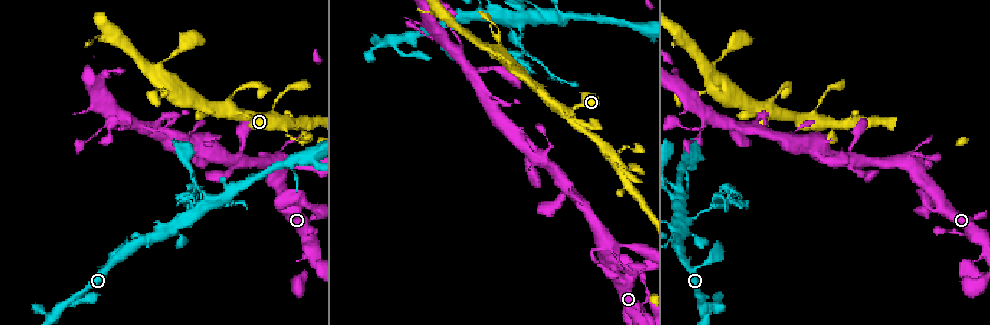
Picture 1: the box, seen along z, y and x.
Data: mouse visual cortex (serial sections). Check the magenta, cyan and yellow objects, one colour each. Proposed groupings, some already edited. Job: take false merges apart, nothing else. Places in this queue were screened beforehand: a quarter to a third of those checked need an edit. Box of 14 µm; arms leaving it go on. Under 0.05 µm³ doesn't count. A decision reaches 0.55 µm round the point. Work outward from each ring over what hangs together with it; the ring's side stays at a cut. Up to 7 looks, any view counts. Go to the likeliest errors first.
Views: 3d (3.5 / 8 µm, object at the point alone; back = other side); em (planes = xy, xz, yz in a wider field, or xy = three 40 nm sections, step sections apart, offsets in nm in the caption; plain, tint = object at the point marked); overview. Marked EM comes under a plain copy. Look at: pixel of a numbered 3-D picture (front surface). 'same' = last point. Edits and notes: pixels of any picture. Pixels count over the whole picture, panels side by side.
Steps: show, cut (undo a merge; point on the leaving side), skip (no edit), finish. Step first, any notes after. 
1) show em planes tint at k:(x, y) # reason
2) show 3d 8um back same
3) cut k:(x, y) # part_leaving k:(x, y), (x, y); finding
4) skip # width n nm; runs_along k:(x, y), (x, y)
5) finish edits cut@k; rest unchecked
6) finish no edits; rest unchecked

show 3d 8um at 1:(477, 14) # sharp bend

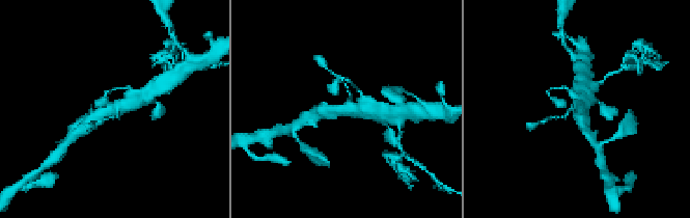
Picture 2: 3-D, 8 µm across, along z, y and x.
show 3d 3.5um at 2:(349, 107)

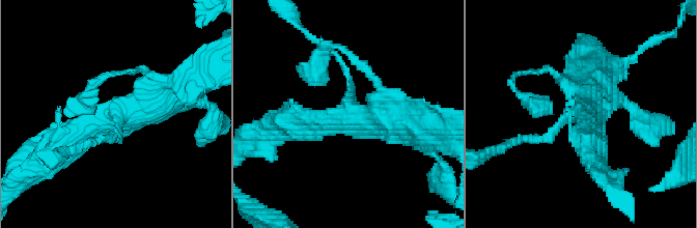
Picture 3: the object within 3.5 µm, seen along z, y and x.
show em xy step 2 tint at 3:(584, 117) # arms 4; arm_widths 100, 250, 350, 450 nm

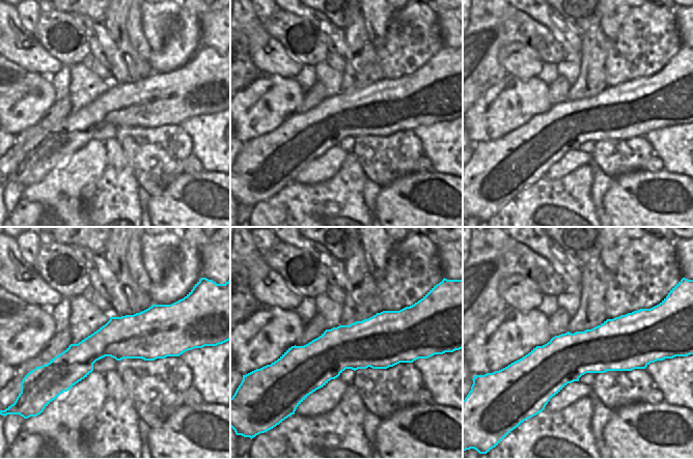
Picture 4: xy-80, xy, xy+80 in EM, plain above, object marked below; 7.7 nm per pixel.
skip # runs_along 4:(415, 335), (280, 361); one cell here

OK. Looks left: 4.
show 3d 3.5um at 1:(919, 169) # sharp bend

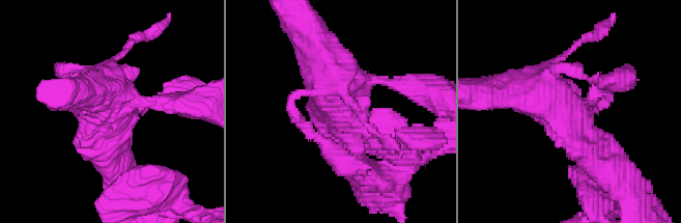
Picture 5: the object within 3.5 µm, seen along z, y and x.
show em planes tint at 5:(108, 117)

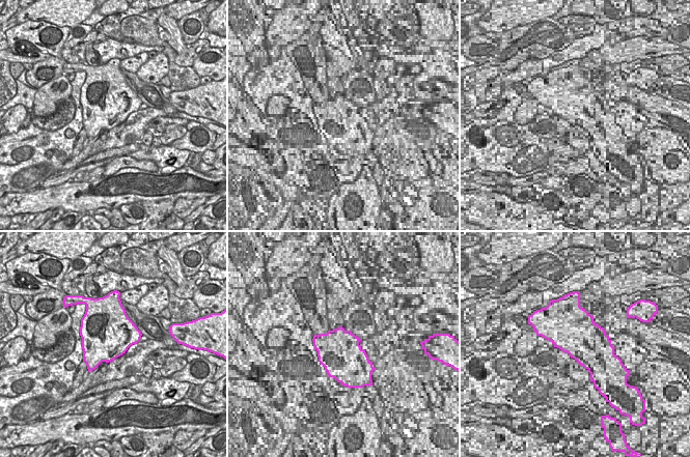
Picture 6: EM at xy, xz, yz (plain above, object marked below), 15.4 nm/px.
skip # one cell here

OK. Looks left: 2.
show 3d 3.5um at 1:(701, 130) # calibre changes

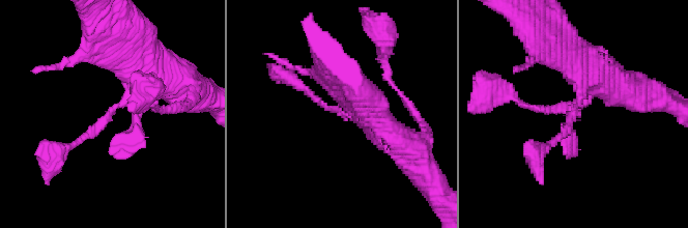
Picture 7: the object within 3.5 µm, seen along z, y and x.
skip # runs_along 7:(156, 73), (64, 149); one cell here

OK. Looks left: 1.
finish no edits; rest unchecked

